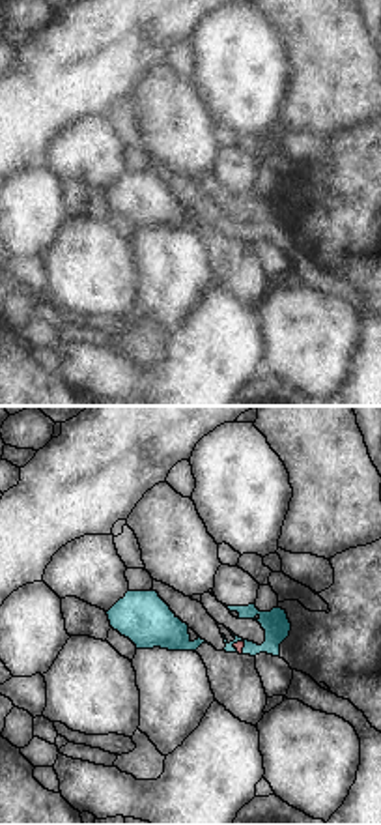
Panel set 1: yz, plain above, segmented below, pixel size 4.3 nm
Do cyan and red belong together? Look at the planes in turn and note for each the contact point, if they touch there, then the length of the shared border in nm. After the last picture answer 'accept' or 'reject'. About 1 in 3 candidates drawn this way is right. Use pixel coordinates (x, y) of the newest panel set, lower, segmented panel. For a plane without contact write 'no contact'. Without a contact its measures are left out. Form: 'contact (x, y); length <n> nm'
contact (245, 646); length 70 nm

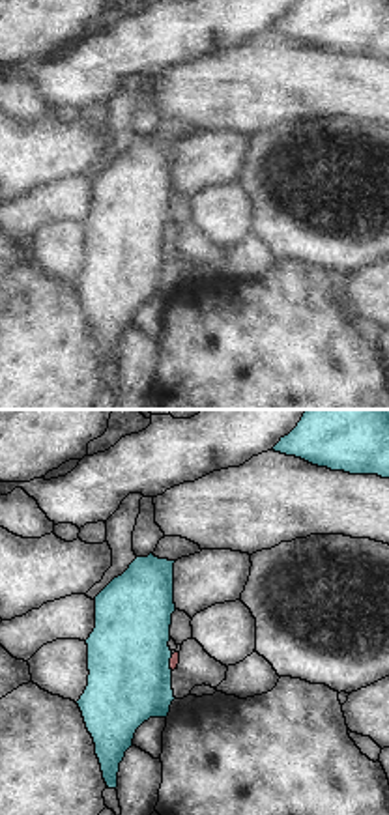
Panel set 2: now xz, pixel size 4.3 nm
contact (169, 662); length 70 nm

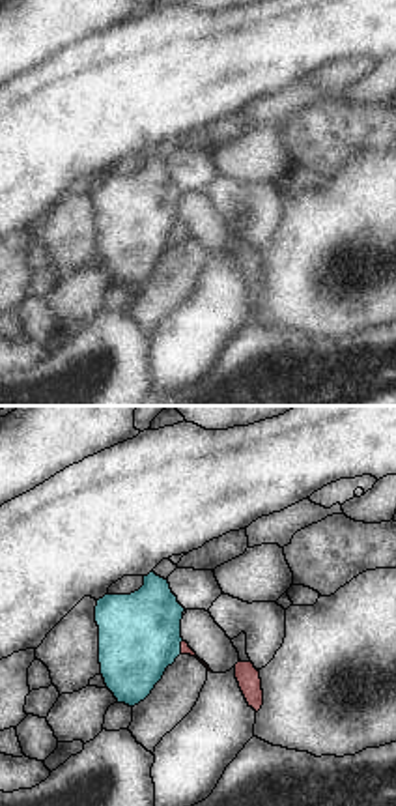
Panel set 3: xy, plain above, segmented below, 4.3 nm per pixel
contact (180, 647); length 60 nm

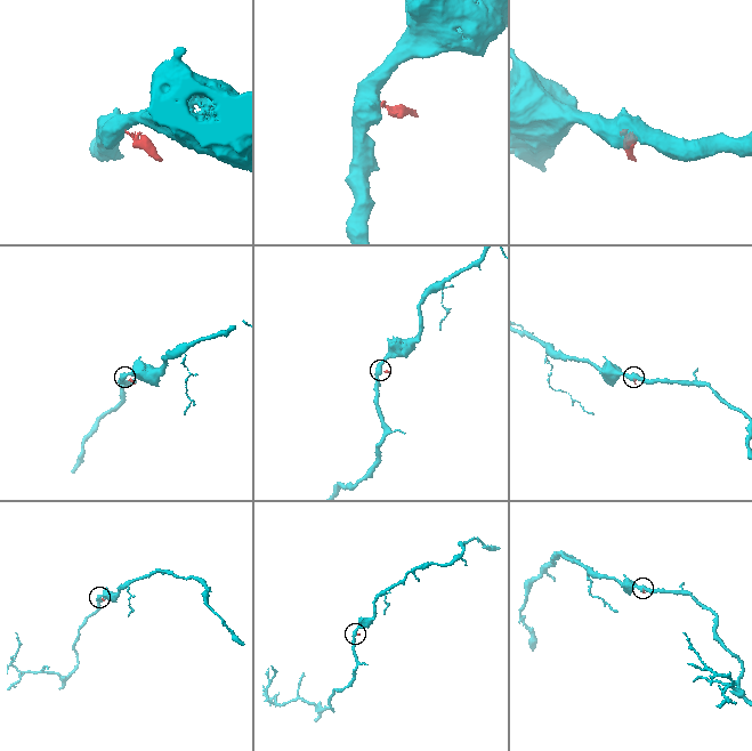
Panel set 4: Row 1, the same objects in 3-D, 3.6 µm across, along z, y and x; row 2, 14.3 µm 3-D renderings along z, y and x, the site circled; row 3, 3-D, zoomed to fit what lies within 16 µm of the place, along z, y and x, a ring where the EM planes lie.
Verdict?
reject

